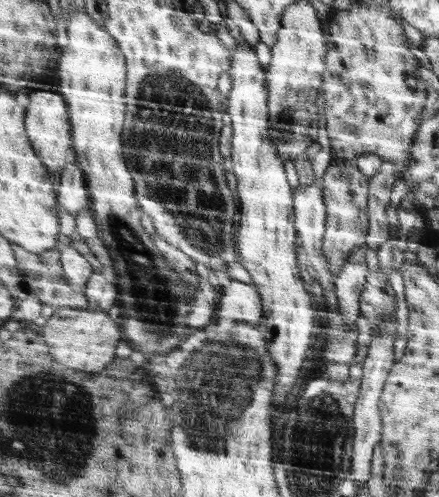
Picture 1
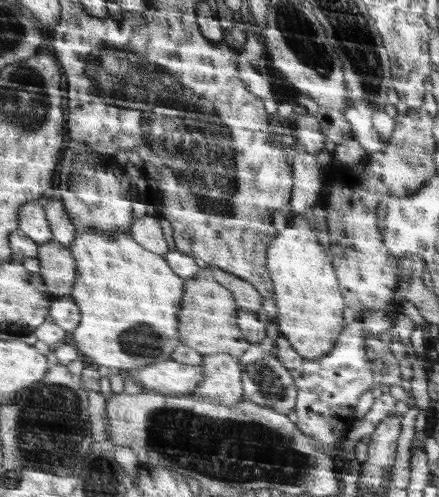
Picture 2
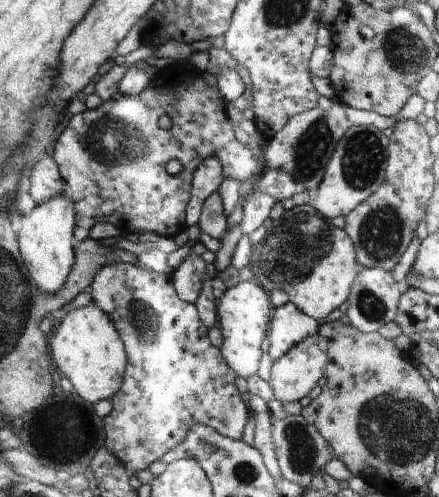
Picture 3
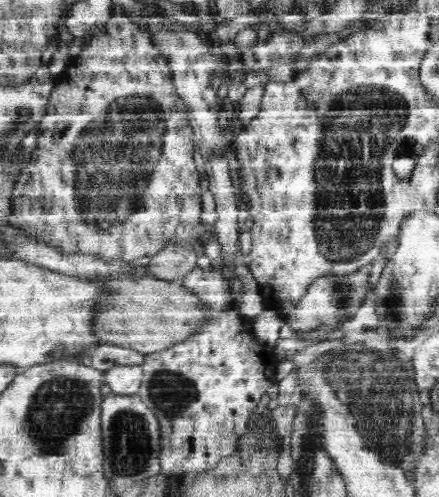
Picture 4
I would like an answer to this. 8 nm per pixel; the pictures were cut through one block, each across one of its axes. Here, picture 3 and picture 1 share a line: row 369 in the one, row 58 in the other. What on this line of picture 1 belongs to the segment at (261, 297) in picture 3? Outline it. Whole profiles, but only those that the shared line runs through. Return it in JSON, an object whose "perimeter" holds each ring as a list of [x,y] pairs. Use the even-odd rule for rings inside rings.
{"perimeter":[[[237,44],[233,50],[233,64],[227,72],[231,76],[229,94],[229,118],[235,128],[233,136],[233,174],[239,180],[237,196],[241,200],[239,236],[237,252],[239,262],[253,278],[253,286],[259,288],[265,310],[265,326],[269,338],[269,352],[281,366],[275,388],[275,404],[287,400],[297,376],[301,372],[303,360],[311,346],[311,332],[315,322],[315,308],[311,306],[309,294],[305,290],[307,282],[301,280],[299,272],[299,250],[295,240],[299,240],[295,230],[295,210],[293,210],[293,190],[287,182],[285,158],[275,146],[271,136],[271,112],[269,112],[269,76],[261,66],[251,44]]]}

